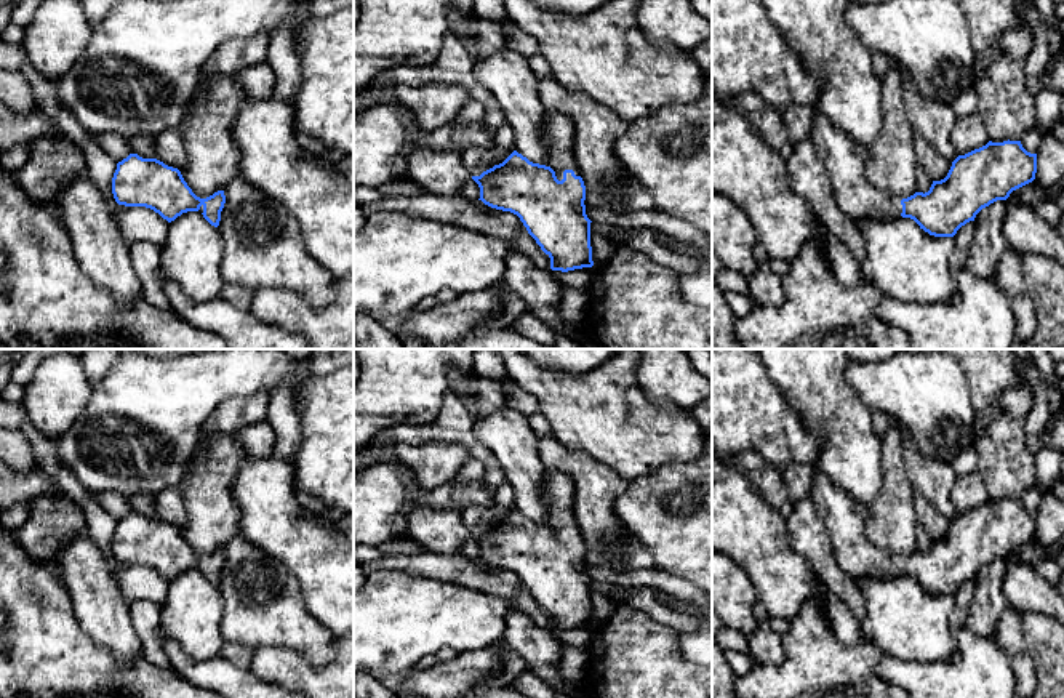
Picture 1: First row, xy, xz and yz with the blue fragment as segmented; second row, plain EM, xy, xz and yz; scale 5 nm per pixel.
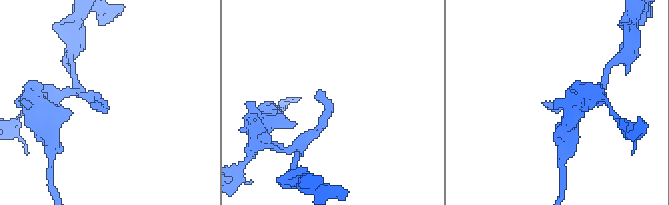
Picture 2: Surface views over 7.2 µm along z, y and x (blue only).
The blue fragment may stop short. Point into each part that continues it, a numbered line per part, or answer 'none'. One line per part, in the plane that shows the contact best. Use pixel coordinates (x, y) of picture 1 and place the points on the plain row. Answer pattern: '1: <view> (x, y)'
1: xz (559, 489)

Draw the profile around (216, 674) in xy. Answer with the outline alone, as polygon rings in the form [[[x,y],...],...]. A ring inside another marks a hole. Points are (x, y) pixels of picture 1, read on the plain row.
[[[160,631],[160,637],[171,663],[186,680],[216,692],[224,698],[306,698],[302,693],[282,688],[224,660],[221,655],[195,660]]]

